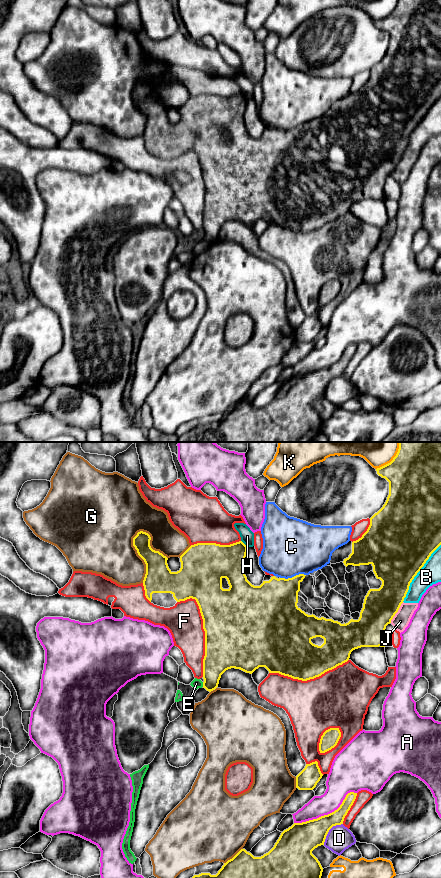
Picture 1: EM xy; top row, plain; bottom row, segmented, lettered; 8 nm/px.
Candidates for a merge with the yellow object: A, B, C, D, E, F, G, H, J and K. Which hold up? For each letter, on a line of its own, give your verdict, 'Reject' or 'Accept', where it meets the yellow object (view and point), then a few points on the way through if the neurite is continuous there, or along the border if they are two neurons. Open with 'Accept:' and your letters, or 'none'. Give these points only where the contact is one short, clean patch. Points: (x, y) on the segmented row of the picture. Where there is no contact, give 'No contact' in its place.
Accept: none
A: Reject. Touches yellow at xy (328, 814)
B: Reject. Touches yellow at xy (417, 572)
C: Reject. Touches yellow at xy (292, 577)
D: Reject. Touches yellow at xy (328, 831)
E: Reject. Touches yellow at xy (203, 684). Boundary: xy (202, 682), (203, 686)
F: Reject. Touches yellow at xy (205, 636)
G: Reject. Touches yellow at xy (139, 555)
H: Reject. Touches yellow at xy (244, 544)
J: Reject. Touches yellow at xy (397, 611)
K: Reject. Touches yellow at xy (393, 459)

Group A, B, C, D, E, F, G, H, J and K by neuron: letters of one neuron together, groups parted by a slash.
A / B J / C / D / E / F / G / H / K

